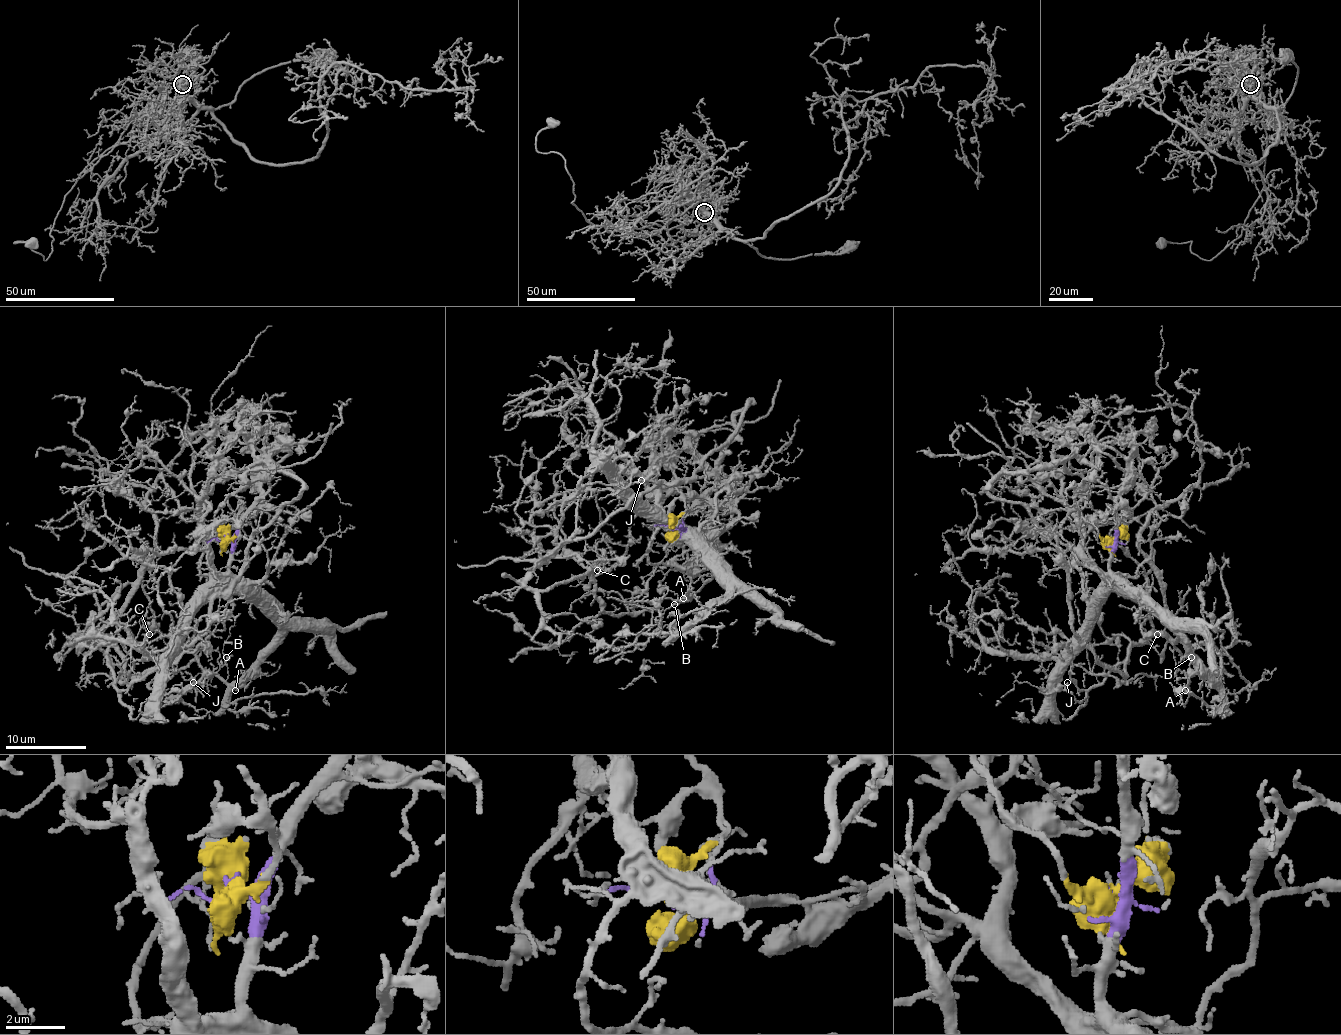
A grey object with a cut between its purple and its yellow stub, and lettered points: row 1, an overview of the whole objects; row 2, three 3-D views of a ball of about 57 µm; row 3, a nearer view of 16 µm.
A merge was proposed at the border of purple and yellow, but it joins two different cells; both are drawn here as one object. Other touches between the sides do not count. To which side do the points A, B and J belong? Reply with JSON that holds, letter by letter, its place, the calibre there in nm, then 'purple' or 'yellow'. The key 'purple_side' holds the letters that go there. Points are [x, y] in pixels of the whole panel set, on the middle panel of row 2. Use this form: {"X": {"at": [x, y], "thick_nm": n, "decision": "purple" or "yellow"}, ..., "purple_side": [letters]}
{"A": {"at": [683, 598], "thick_nm": 100, "decision": "purple"}, "B": {"at": [674, 604], "thick_nm": 120, "decision": "purple"}, "J": {"at": [641, 480], "thick_nm": 170, "decision": "purple"}, "purple_side": ["A", "B", "J"]}

